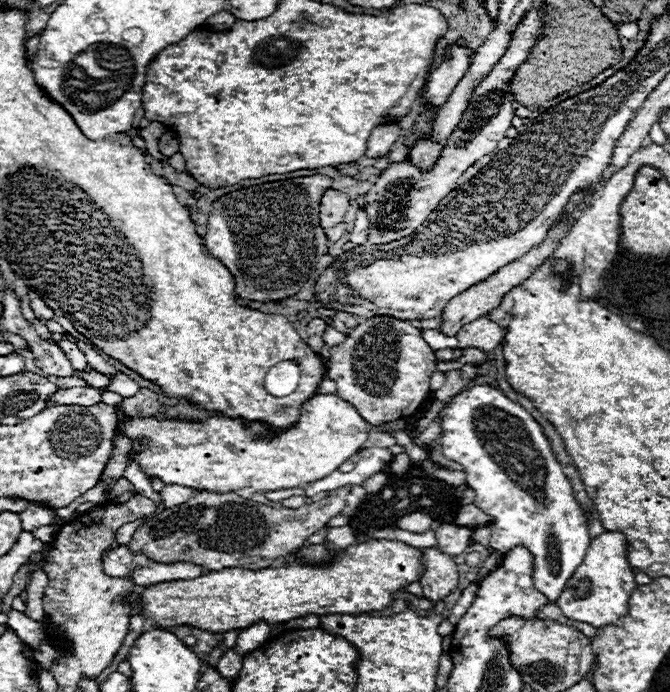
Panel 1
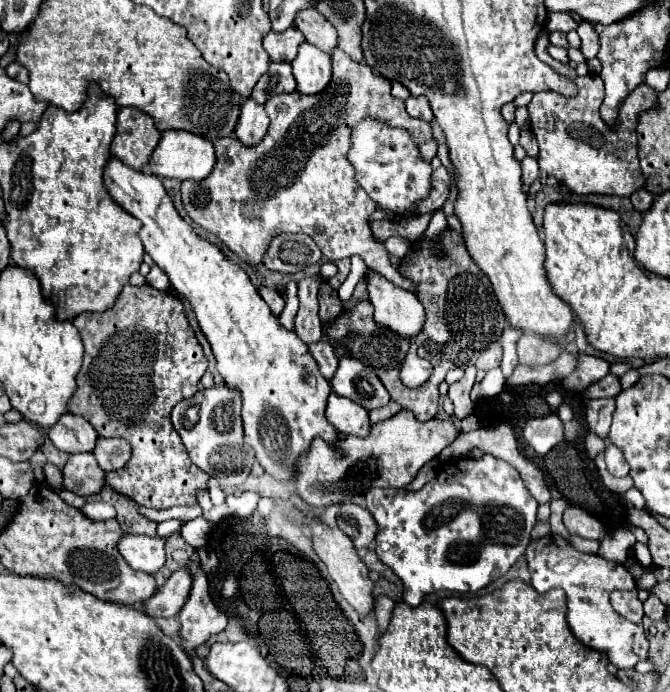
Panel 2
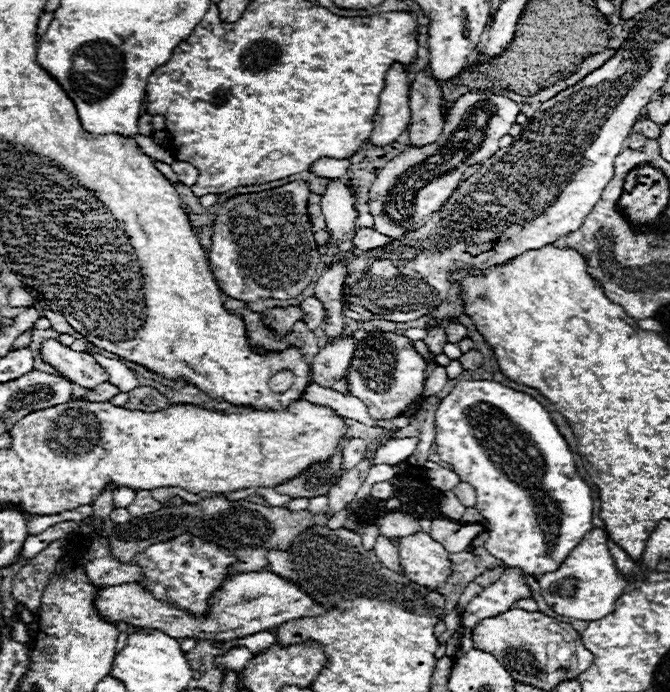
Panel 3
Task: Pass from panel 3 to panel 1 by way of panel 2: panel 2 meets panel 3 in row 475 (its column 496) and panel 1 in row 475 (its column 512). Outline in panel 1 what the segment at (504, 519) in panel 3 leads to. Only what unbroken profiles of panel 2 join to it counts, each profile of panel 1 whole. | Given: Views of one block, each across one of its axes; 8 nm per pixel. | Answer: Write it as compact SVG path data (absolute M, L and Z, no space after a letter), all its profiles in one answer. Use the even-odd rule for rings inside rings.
M472 386L460 392L442 412L442 450L444 456L462 464L468 486L474 490L474 504L488 516L492 516L492 548L500 554L506 554L512 546L524 544L534 554L534 582L540 592L548 596L554 604L566 582L572 578L576 568L582 564L588 550L590 538L586 532L586 518L572 496L568 478L562 474L560 464L556 462L550 444L540 428L540 424L516 402L504 396L494 386Z

